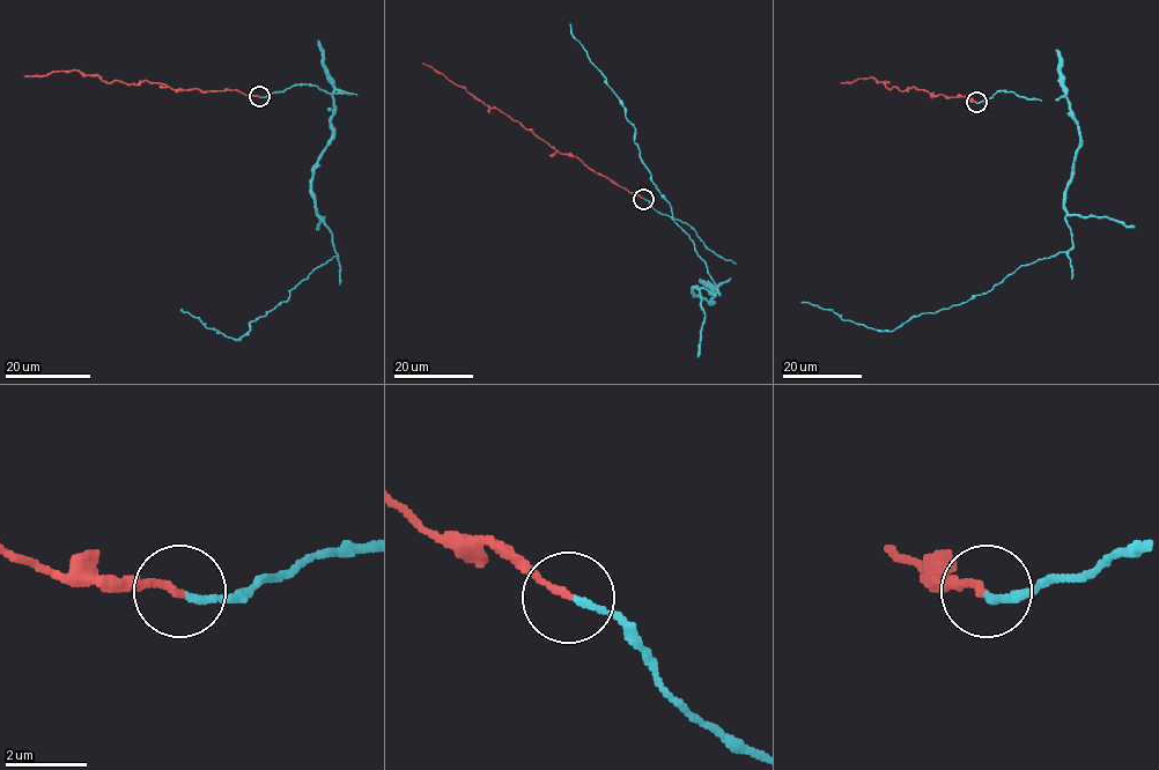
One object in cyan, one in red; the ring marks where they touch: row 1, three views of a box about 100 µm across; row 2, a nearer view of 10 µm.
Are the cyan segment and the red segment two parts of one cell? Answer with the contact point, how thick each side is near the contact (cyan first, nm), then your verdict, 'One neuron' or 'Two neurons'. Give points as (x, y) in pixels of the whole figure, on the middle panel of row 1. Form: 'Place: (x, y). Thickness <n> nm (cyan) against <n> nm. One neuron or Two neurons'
Place: (643, 199). Thickness 150 nm (cyan) against 170 nm. One neuron

